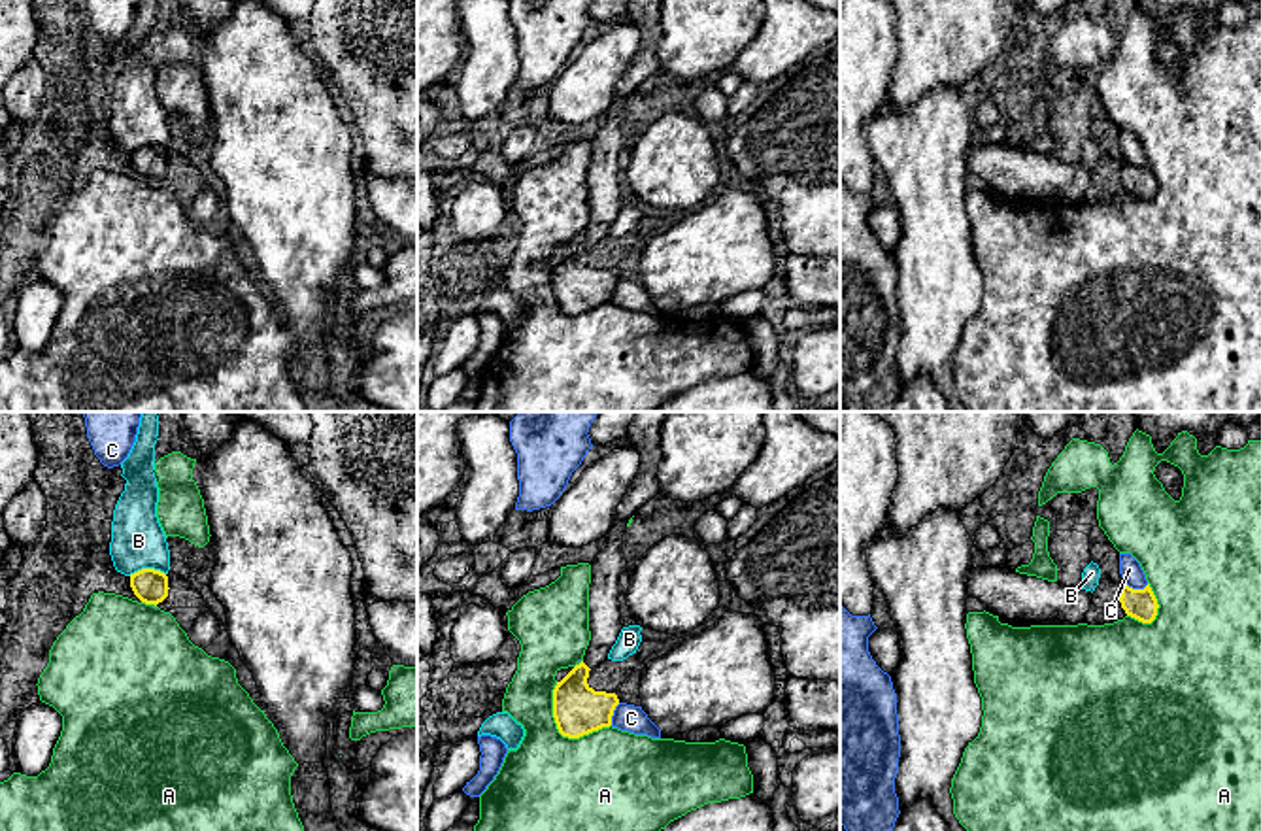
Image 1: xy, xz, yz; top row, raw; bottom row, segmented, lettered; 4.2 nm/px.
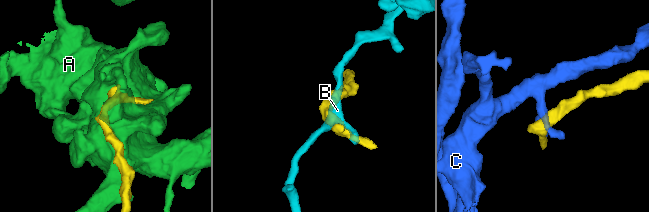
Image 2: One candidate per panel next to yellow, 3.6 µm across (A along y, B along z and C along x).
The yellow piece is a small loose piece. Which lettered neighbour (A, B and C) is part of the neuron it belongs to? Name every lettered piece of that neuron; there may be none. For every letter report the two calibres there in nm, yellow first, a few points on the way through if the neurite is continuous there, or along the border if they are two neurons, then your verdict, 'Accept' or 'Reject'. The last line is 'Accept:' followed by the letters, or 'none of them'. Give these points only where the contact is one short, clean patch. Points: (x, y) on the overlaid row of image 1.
A: Thickness 220 nm (yellow) against 420 nm. Reject
B: Thickness 150 nm (yellow) against 220 nm. Boundary: xy (165, 573), (138, 569), (129, 575). Reject
C: Thickness 130 nm (yellow) against 90 nm. Reject
Accept: none of them

